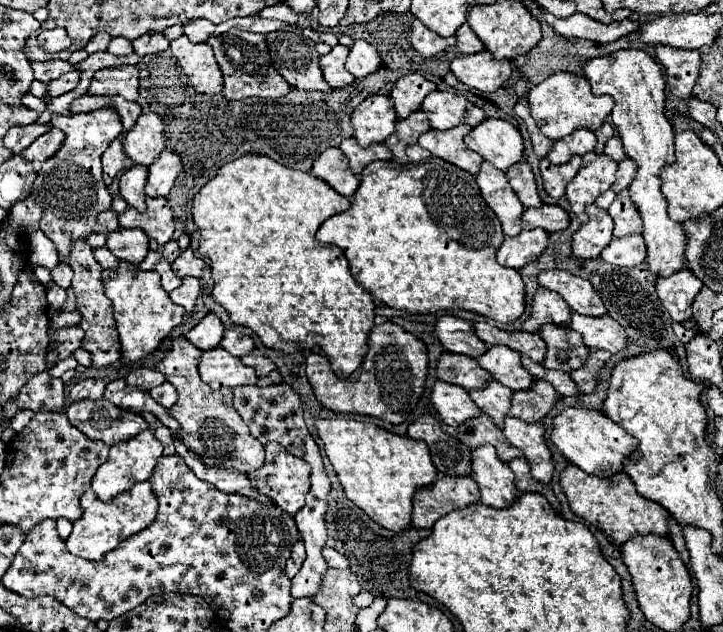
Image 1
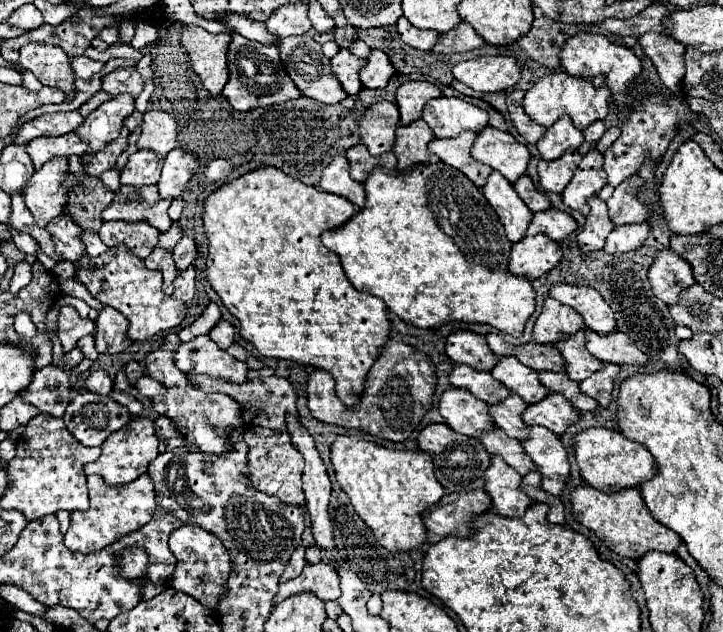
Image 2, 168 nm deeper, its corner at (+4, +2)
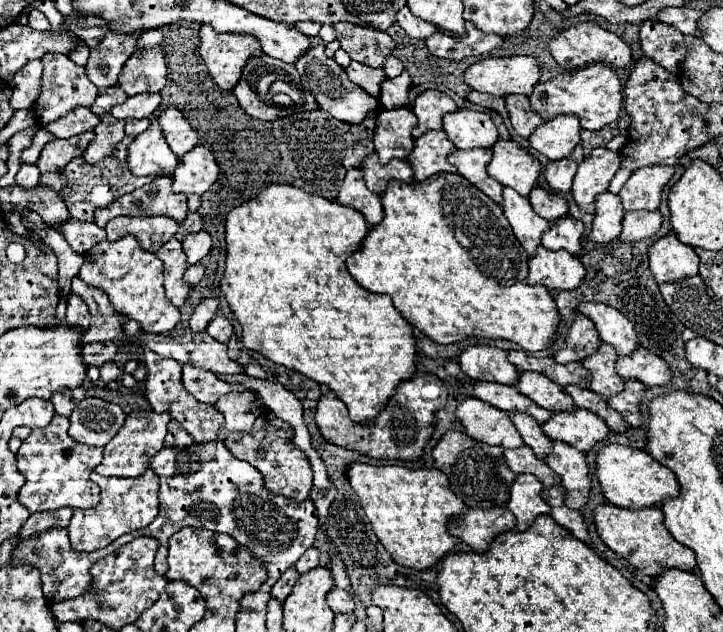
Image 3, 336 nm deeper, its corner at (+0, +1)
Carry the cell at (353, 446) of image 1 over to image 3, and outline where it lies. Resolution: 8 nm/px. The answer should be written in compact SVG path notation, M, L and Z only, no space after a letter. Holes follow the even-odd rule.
M354 462L348 466L346 476L358 494L378 540L384 544L394 562L424 570L434 566L440 558L456 548L458 540L448 534L448 522L462 514L464 502L450 490L448 478L440 470L414 470L398 464L372 466Z

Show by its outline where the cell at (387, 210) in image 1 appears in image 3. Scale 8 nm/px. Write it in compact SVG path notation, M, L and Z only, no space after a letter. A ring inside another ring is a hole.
M442 172L442 174L436 174L434 178L428 178L426 182L410 182L410 184L406 184L406 182L400 182L400 180L390 180L386 190L384 190L384 194L380 196L380 202L382 202L382 208L384 208L382 222L372 226L368 230L366 238L362 240L360 248L346 258L348 272L352 274L352 278L362 288L366 288L366 290L370 290L374 294L388 294L392 298L394 306L398 308L398 312L408 320L408 324L414 326L416 330L420 330L424 336L428 336L430 340L434 340L438 344L460 342L460 340L464 340L468 336L506 338L510 342L516 342L526 352L538 352L538 350L544 350L554 340L556 326L558 326L558 312L556 312L556 304L554 304L552 294L546 288L526 284L528 254L524 252L524 248L516 240L508 220L502 214L502 208L494 200L490 200L486 194L482 194L476 186L472 186L464 176L452 174L452 172Z

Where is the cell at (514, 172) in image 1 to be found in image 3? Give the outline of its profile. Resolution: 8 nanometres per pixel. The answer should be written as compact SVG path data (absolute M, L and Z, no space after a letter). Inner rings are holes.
M534 188L530 194L528 194L528 200L532 204L532 208L546 220L558 220L562 216L568 214L568 204L562 196L558 194L552 194L552 192L546 192L542 188Z

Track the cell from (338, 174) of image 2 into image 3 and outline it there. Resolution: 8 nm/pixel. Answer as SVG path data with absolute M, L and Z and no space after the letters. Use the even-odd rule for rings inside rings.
M350 168L346 172L346 178L344 178L342 186L340 186L340 192L338 192L336 202L344 204L344 206L352 206L358 212L362 212L362 216L366 218L366 222L370 226L374 226L374 224L378 224L382 220L380 198L378 198L378 194L370 192L364 186L362 172L358 168Z

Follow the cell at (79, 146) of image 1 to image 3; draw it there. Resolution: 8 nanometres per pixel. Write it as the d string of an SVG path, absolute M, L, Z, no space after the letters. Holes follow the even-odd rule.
M136 94L130 96L126 102L114 106L110 110L110 116L114 116L116 120L120 118L148 118L152 112L156 112L156 108L160 106L160 94Z

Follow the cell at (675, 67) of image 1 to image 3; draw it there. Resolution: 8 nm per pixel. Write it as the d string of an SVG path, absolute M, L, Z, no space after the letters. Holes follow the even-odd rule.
M646 20L640 28L640 44L650 60L658 62L668 72L676 74L686 58L686 46L682 40L682 32L674 30L672 26L658 24Z

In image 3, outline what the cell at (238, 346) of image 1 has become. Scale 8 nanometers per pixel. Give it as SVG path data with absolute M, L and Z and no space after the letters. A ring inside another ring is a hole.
M218 316L218 318L214 318L214 320L208 324L206 332L208 332L214 340L218 340L218 342L222 342L222 344L228 344L230 336L234 334L234 328L232 328L232 324L230 324L224 316Z

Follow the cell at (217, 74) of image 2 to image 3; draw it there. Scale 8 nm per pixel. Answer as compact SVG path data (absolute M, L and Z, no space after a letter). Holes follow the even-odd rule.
M202 24L198 30L198 54L204 60L208 74L222 90L232 90L246 60L262 52L258 40L248 34L220 34L206 24Z

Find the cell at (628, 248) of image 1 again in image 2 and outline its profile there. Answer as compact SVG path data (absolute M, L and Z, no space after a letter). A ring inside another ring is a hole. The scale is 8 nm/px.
M634 223L634 225L620 225L608 235L604 251L606 253L626 253L630 249L638 249L650 235L648 223Z

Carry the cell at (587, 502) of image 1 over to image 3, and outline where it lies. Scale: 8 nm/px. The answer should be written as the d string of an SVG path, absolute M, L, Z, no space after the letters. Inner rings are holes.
M600 504L594 508L594 524L600 540L616 554L626 558L634 568L642 570L648 576L658 576L666 568L694 570L696 556L690 548L682 546L672 538L672 534L664 528L664 516L658 506L642 508L642 510L626 510L614 504Z

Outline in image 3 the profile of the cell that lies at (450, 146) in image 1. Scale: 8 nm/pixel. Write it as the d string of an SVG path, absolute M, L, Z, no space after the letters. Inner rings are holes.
M456 148L454 154L450 154L450 162L458 168L458 172L472 182L478 190L482 190L486 196L490 196L496 204L502 202L502 184L490 178L486 172L486 164L492 158L492 150L460 150Z

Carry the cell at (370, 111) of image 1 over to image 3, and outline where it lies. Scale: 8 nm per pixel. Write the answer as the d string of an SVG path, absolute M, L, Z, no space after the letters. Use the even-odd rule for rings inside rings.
M408 108L380 110L374 128L374 146L380 162L388 162L392 158L406 158L412 152L414 126L416 118Z

